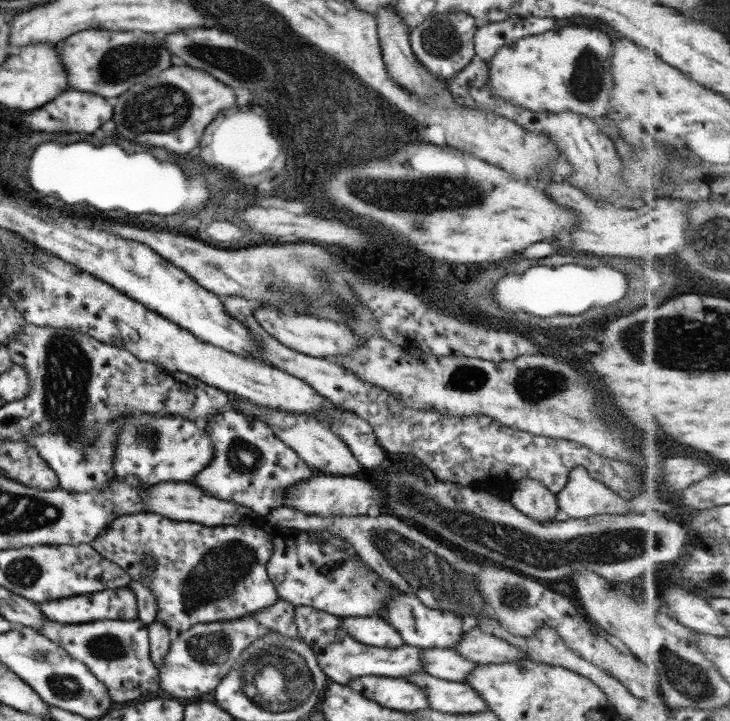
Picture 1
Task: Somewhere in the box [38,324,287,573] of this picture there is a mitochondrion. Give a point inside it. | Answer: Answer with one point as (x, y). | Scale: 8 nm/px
(67, 365)

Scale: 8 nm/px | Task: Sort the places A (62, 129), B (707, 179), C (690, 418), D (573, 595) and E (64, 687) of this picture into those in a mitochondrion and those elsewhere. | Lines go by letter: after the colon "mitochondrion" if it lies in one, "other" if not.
A: other
B: other
C: other
D: other
E: mitochondrion

